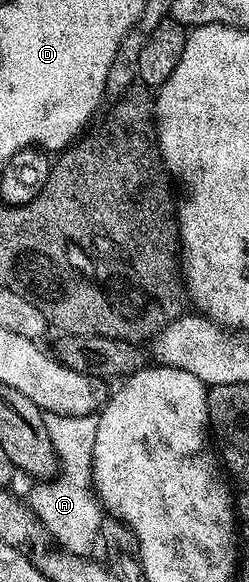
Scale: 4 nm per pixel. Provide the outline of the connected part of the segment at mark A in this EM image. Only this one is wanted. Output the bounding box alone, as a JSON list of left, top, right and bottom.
[26,413,106,556]

